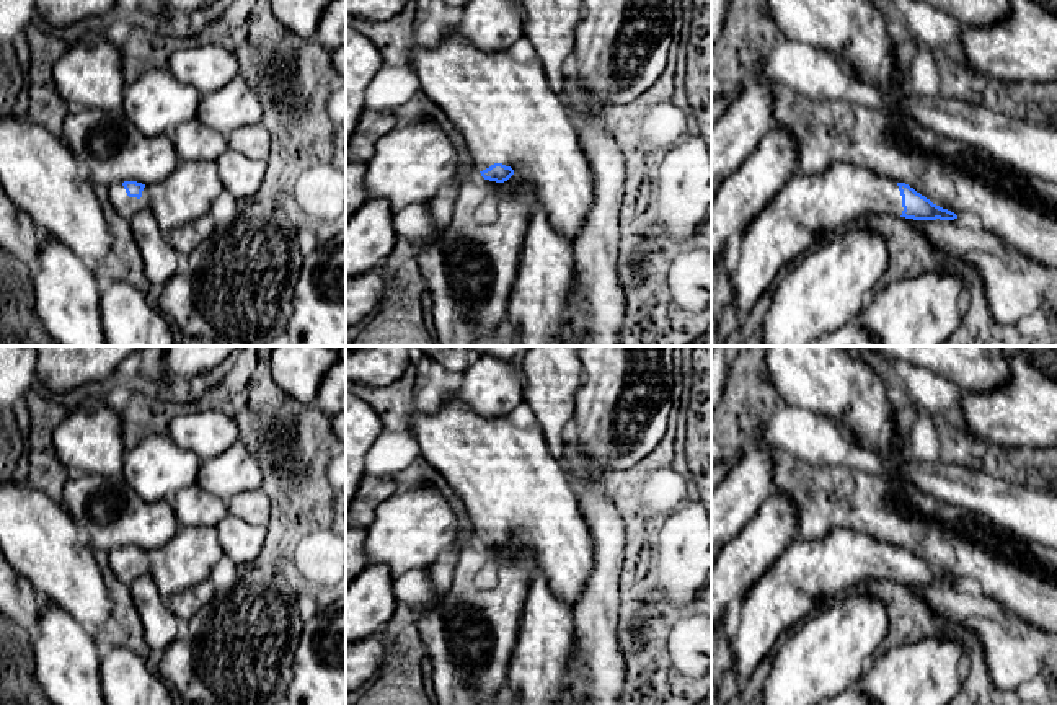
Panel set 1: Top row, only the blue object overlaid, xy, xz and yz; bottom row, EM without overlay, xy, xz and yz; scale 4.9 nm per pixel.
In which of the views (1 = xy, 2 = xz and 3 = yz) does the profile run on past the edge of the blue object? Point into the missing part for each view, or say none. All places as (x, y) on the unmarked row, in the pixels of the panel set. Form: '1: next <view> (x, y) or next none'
1: next xy (188, 558)
2: next xz (504, 477)
3: next yz (809, 573)

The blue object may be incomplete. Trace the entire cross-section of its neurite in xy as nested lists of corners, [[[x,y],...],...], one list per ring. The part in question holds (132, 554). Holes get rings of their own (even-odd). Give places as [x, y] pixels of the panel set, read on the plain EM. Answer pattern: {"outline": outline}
{"outline": [[[179,525],[173,539],[155,550],[124,547],[108,553],[114,576],[127,586],[148,576],[165,601],[209,579],[222,556],[215,527],[204,525]]]}

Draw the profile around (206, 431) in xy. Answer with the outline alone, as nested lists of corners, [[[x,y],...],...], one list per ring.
[[[204,403],[171,411],[166,418],[166,432],[201,462],[222,454],[240,436],[237,423],[228,415]]]

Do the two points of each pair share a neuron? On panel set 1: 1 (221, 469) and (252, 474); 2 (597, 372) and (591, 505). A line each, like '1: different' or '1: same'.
1: same
2: different

